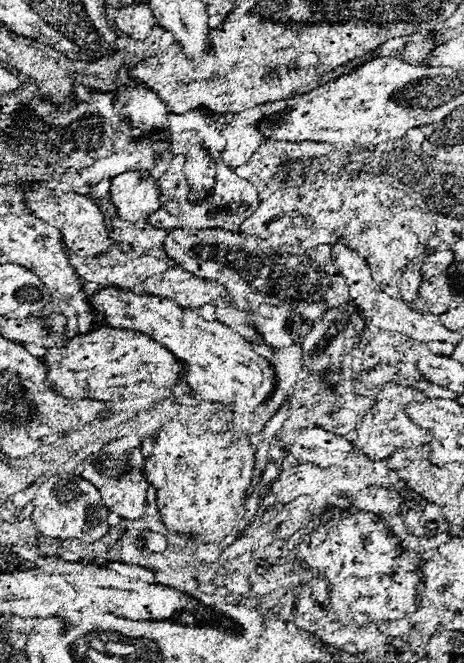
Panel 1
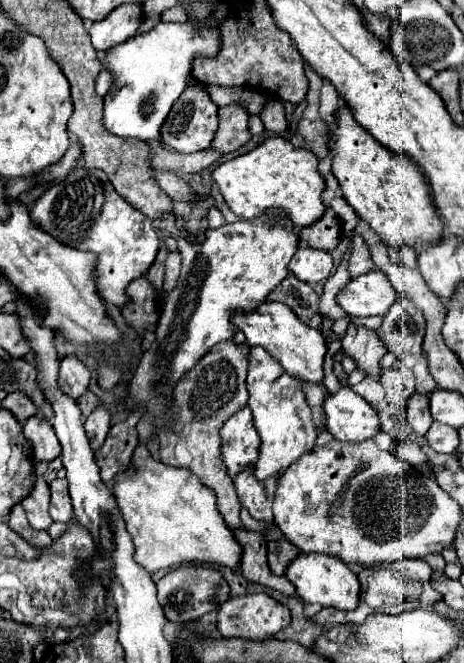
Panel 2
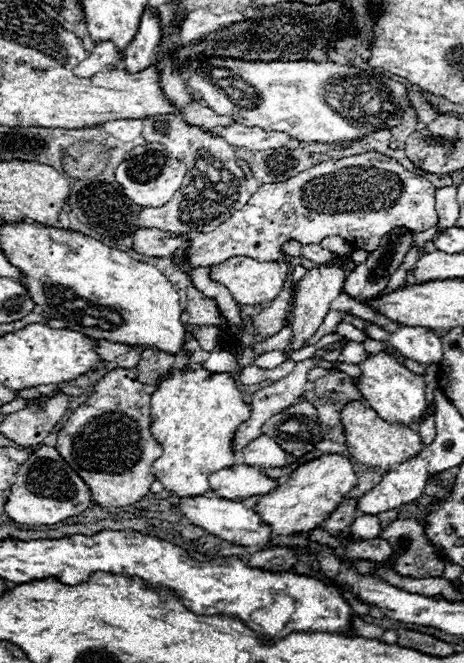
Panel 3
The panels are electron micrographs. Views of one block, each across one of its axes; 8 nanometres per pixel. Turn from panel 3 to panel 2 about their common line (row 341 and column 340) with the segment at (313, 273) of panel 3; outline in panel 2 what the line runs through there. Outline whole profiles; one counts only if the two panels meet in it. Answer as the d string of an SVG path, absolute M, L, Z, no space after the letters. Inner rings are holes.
M372 270L352 278L336 296L336 302L348 316L384 316L396 296L398 292L390 278L380 270Z

